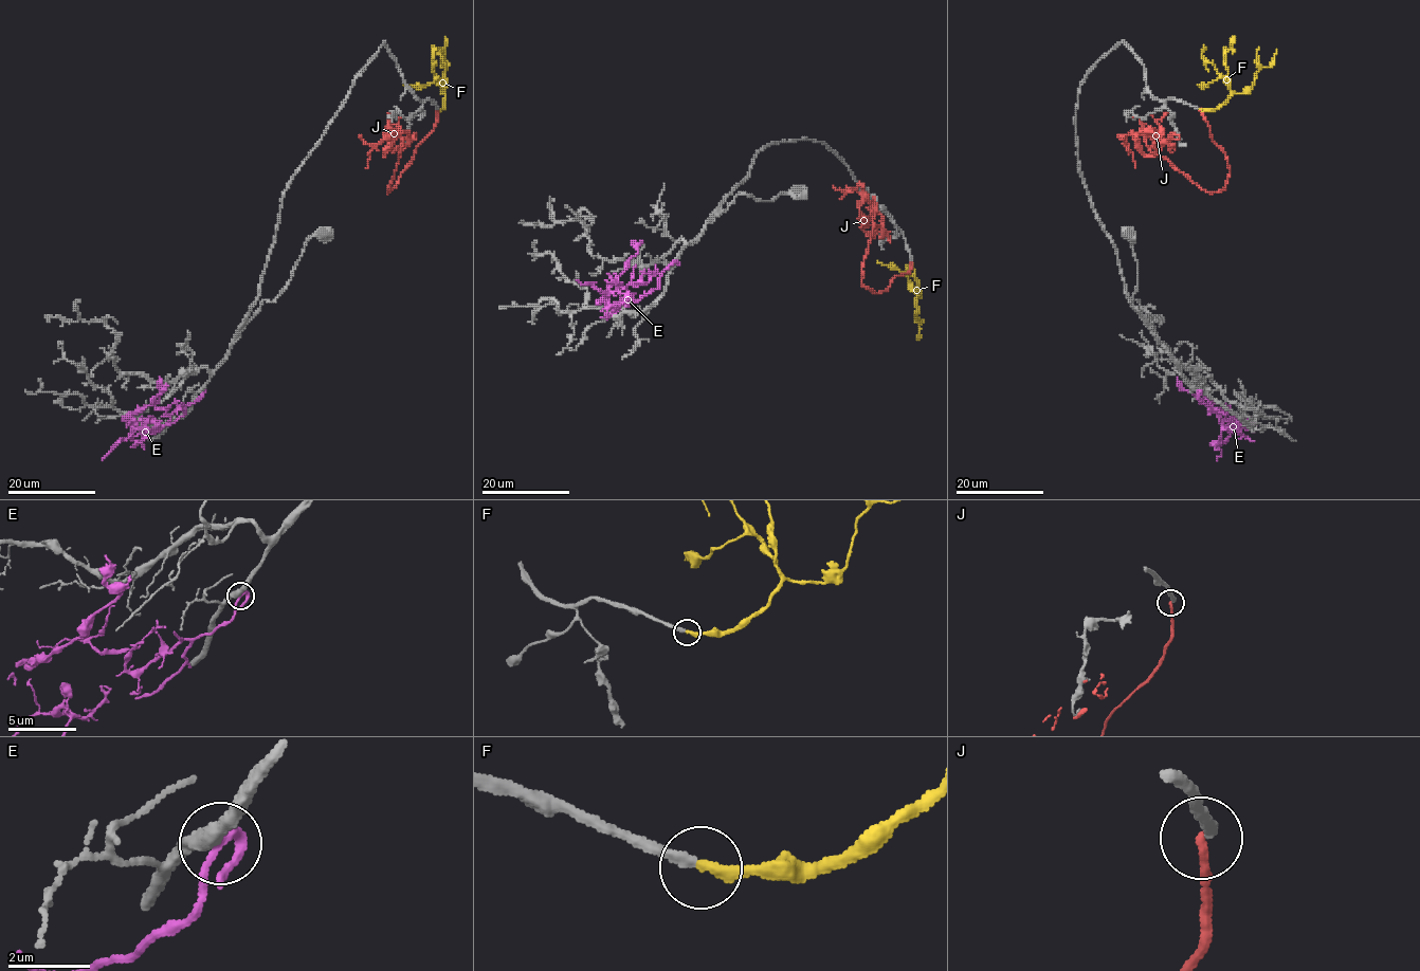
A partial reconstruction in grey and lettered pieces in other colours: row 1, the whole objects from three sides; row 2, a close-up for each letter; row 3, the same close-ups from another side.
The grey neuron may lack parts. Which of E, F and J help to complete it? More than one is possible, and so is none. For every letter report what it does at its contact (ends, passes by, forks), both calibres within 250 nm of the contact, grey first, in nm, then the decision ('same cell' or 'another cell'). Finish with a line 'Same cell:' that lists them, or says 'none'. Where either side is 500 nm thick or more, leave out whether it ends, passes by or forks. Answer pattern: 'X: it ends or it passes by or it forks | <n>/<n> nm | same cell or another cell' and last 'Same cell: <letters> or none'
E: it passes by | 420/170 nm | another cell
F: it ends | 280/280 nm | same cell
J: it ends | 280/200 nm | another cell
Same cell: F

